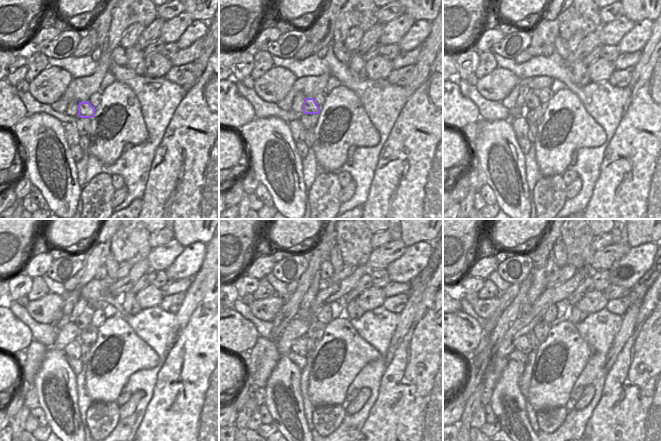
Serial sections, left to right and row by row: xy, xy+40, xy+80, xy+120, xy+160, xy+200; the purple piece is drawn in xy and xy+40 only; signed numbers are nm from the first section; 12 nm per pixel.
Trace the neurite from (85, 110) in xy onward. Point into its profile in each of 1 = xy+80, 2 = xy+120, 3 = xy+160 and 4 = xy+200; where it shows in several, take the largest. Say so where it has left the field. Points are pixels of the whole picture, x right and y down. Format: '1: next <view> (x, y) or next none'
1: next xy+80 (532, 101)
2: next xy+120 (83, 320)
3: next xy+160 (301, 313)
4: next xy+200 (525, 308)

